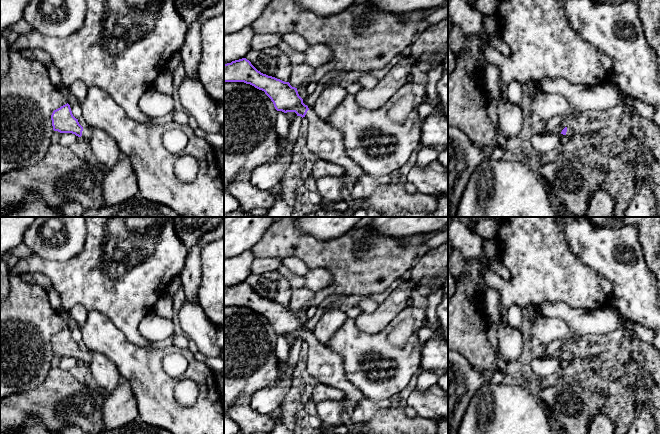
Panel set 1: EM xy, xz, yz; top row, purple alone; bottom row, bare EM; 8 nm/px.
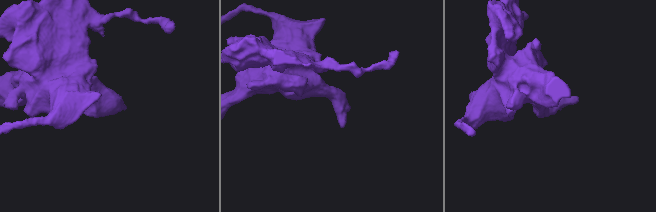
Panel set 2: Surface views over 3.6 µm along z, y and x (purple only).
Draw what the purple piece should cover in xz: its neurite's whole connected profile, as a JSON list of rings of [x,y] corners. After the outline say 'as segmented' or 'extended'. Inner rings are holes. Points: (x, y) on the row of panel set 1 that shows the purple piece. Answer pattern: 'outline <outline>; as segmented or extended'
outline [[[242,58],[224,64],[224,83],[244,82],[262,90],[271,99],[277,111],[295,112],[308,120],[306,145],[320,159],[344,168],[356,181],[366,173],[345,153],[343,136],[309,109],[299,96],[297,88],[258,71],[249,60]]]; extended

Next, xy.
outline [[[68,103],[54,110],[51,115],[51,120],[54,131],[72,133],[78,137],[83,137],[88,140],[91,139],[92,128],[89,126],[82,127],[79,124],[78,119],[73,116]]]; extended

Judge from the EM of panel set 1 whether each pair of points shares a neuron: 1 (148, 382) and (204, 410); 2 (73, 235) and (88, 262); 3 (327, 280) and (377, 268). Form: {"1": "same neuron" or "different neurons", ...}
{"1": "same neuron", "2": "different neurons", "3": "different neurons"}

